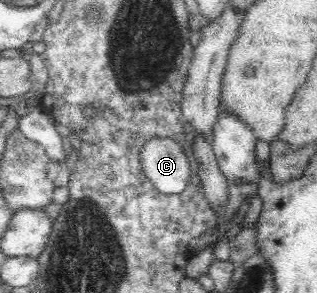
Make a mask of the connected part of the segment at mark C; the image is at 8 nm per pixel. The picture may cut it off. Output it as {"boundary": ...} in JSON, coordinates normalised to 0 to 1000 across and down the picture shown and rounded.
{"boundary":[[[479,471],[448,498],[442,546],[461,604],[521,662],[565,662],[599,618],[596,536],[562,485]]]}

